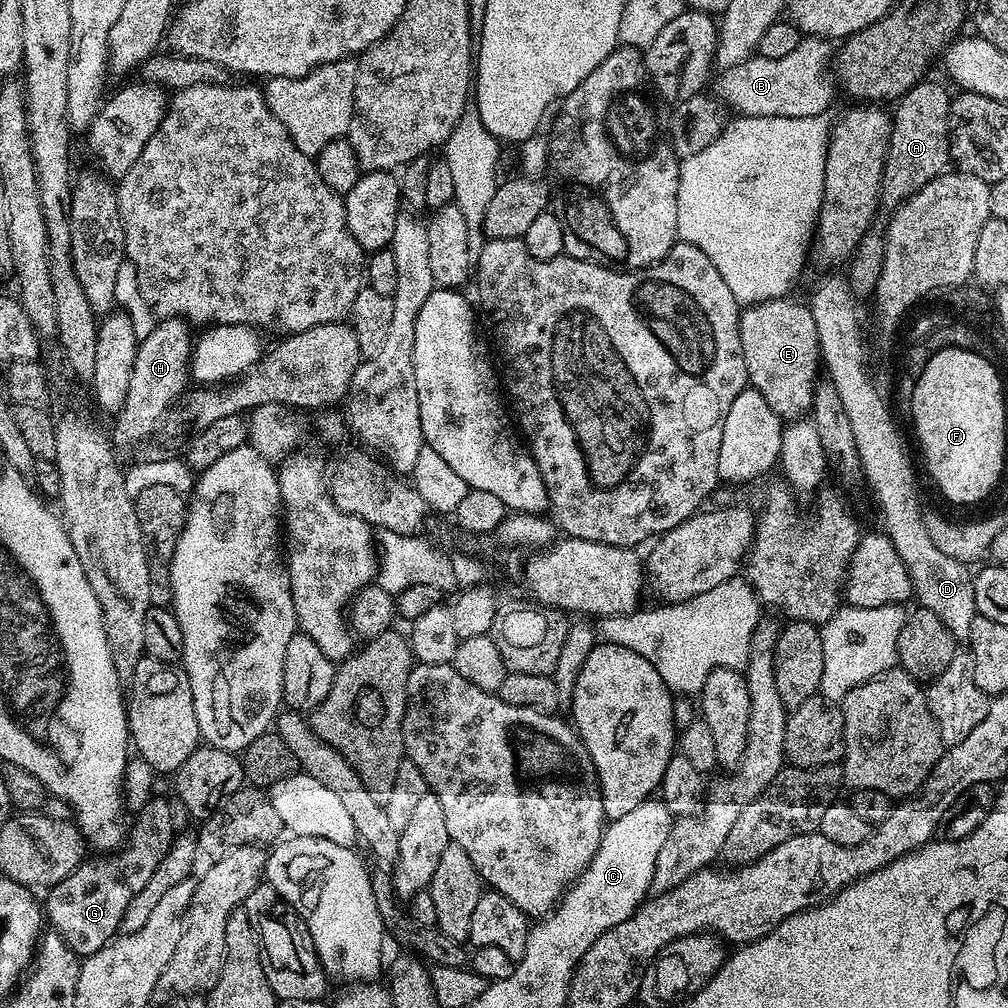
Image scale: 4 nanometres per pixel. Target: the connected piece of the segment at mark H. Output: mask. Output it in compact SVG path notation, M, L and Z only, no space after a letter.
M179 318L161 319L147 338L137 343L126 402L115 413L116 425L110 428L110 439L117 449L143 445L160 428L172 405L184 395L190 384L193 343L193 329L187 320Z

